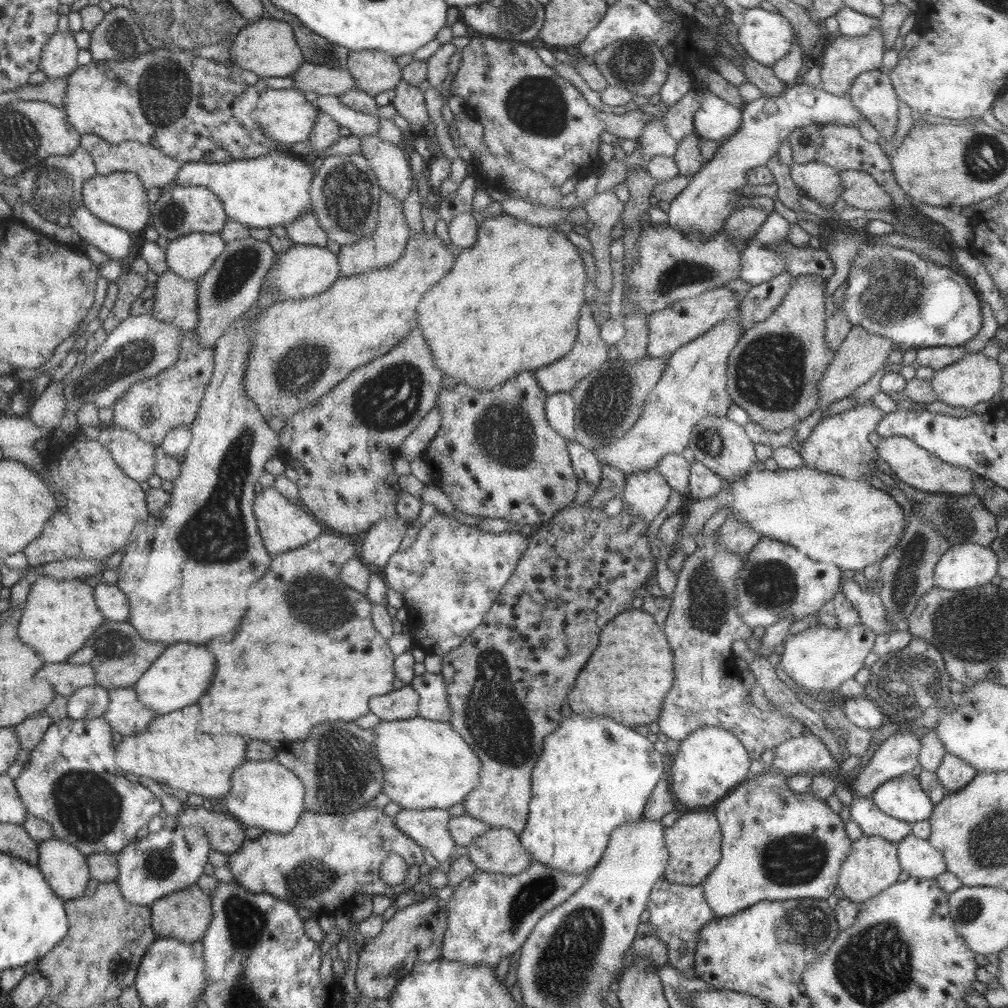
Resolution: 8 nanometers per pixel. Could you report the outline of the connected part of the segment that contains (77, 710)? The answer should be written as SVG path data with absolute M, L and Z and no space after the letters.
M98 684L74 692L67 700L67 717L72 720L92 720L102 717L110 700L108 692L108 689Z

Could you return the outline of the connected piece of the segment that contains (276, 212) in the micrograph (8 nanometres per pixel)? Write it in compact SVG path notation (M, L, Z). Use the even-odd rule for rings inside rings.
M282 150L256 159L231 160L224 164L188 162L183 164L176 185L212 189L226 210L227 219L249 228L269 228L295 223L314 208L311 185L315 179L311 164Z

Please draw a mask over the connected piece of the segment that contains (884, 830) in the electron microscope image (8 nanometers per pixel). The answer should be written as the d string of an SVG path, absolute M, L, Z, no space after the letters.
M858 796L850 804L850 816L866 836L880 836L899 843L911 834L911 823L882 812L871 797Z

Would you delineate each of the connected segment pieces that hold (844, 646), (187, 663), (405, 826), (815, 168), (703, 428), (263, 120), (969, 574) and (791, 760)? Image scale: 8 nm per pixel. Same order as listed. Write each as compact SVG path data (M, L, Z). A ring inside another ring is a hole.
M862 624L846 629L828 629L826 627L809 627L794 636L790 636L784 644L784 653L781 655L780 666L800 688L813 694L825 695L837 693L837 689L846 682L854 679L856 673L864 667L864 661L868 653L872 652L877 635L870 628Z
M196 644L168 645L162 656L143 674L134 689L139 692L140 702L146 704L158 715L165 715L194 704L196 698L206 694L214 676L216 658L206 650L206 646Z
M448 809L400 810L394 815L395 824L424 849L428 848L440 863L450 859L457 844L449 833Z
M808 162L808 164L793 163L790 167L792 182L802 194L812 200L816 200L825 208L831 209L844 200L839 195L840 190L840 172L836 169L819 164Z
M708 416L695 424L691 432L689 447L694 452L695 461L719 474L727 482L732 482L755 468L756 453L754 443L746 435L744 427L724 417Z
M267 89L264 90L260 103L254 112L255 121L262 124L268 137L286 145L294 145L308 141L308 136L316 122L316 108L304 98L302 92L294 89Z
M973 542L952 545L934 568L935 586L951 591L984 586L996 576L998 565L990 547Z
M812 733L785 740L773 752L775 756L770 769L788 776L825 774L828 770L838 770L840 766L820 737Z

